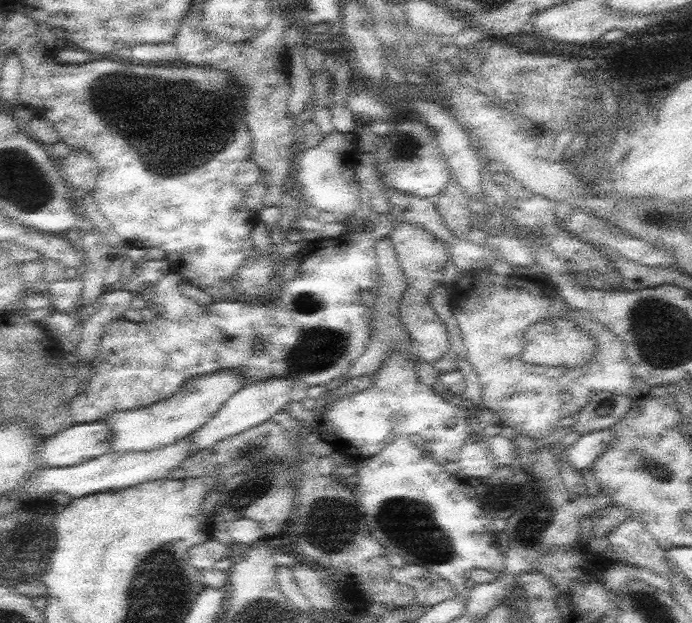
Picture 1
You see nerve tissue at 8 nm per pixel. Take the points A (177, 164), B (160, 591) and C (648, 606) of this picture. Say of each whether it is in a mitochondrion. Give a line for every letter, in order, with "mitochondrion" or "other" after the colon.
A: mitochondrion
B: mitochondrion
C: mitochondrion

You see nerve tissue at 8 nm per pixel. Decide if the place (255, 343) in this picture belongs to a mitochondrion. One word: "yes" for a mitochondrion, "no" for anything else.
yes

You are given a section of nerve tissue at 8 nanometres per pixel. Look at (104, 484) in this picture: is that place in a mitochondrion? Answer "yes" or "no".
no

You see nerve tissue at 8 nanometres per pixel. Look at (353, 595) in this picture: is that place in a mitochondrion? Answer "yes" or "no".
no

